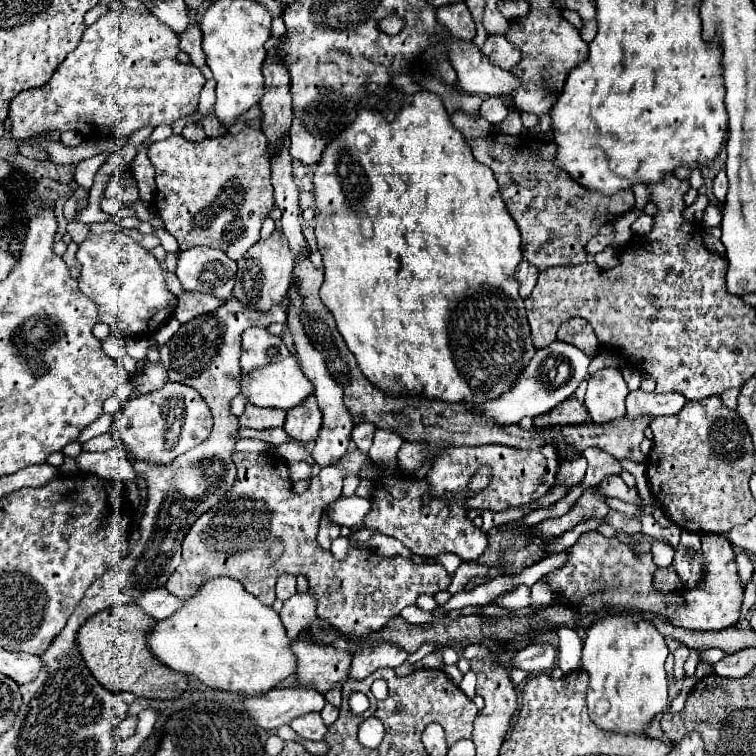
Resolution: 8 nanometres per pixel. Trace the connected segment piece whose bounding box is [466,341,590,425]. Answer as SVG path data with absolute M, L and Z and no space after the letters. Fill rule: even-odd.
M554 341L548 347L542 347L536 351L536 355L532 357L530 365L524 369L522 375L518 375L518 379L514 381L514 385L502 393L502 397L494 399L494 401L484 401L484 403L466 403L466 409L470 409L472 413L480 413L482 417L490 417L492 421L498 421L498 425L516 425L522 417L538 417L544 415L548 411L552 411L558 403L562 403L564 399L568 399L576 387L580 385L580 381L586 379L586 369L588 369L590 357L586 353L582 353L578 347L570 345L570 343L562 343L562 341ZM568 361L570 369L572 369L572 377L568 379L568 383L554 387L554 377L556 377L556 367Z

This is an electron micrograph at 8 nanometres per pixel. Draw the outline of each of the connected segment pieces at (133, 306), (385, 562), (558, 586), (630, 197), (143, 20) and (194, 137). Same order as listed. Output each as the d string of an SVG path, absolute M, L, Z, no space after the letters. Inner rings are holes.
M120 231L90 235L80 243L76 259L82 263L80 291L96 303L98 321L108 323L114 333L124 337L152 335L174 313L176 297L166 289L156 257L130 235Z
M356 449L356 451L346 453L340 459L340 465L336 463L332 467L324 467L310 481L310 491L306 491L304 495L296 495L292 491L292 481L290 481L290 477L286 477L288 467L284 461L278 461L278 455L262 457L258 453L234 453L234 463L238 467L234 487L230 489L230 493L226 493L226 497L222 497L218 507L214 507L214 509L210 509L210 513L204 513L202 517L198 517L198 521L190 527L190 531L182 543L182 563L166 581L166 589L172 595L176 595L180 599L188 599L202 581L216 577L216 575L228 575L228 577L238 579L246 591L250 591L254 597L260 599L260 603L272 605L276 601L274 585L276 585L278 575L280 573L292 573L292 575L302 573L308 579L310 593L318 603L318 617L326 619L336 631L342 633L344 639L358 641L358 639L370 637L372 633L378 633L392 617L398 617L404 607L414 605L416 597L448 591L452 575L440 565L416 565L412 559L382 557L372 549L358 549L358 547L350 547L348 555L344 559L336 559L332 555L332 551L326 551L318 545L316 533L318 533L318 519L320 519L322 511L341 495L342 481L346 477L346 473L360 473L360 469L364 469L366 465L372 463L368 453ZM262 537L270 537L270 541L276 537L284 539L286 549L276 565L272 565L268 561L266 549L262 549Z
M588 531L568 549L566 563L542 577L552 591L556 601L564 601L580 615L594 615L598 611L640 611L664 617L672 625L692 631L722 631L734 627L740 617L744 587L736 573L734 551L730 541L720 535L702 537L704 571L702 579L692 589L658 591L654 587L656 565L652 553L636 549L634 543L624 543L618 537L604 537L598 531Z
M490 133L484 139L470 141L470 145L474 159L494 171L504 205L522 235L522 259L538 271L556 265L584 263L588 239L598 235L602 225L612 223L618 215L634 207L634 193L630 189L616 195L588 191L564 169L556 167L556 143L534 137L520 137L518 141L510 135Z
M108 11L94 25L84 31L80 45L68 53L62 65L56 69L52 79L38 89L18 93L10 103L10 123L14 139L26 141L32 137L44 137L52 131L74 129L84 137L92 133L112 133L112 135L132 135L144 125L174 123L198 109L198 97L206 83L200 69L192 63L178 61L178 35L156 21L148 11Z
M188 123L188 125L184 127L184 137L186 137L188 141L194 141L194 143L206 139L206 135L204 135L204 131L202 131L202 127L200 127L198 123Z

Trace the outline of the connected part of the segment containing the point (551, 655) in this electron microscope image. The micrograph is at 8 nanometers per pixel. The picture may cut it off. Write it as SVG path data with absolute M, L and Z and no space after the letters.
M536 643L520 649L512 657L512 667L524 669L528 673L540 673L554 667L556 649L550 643Z

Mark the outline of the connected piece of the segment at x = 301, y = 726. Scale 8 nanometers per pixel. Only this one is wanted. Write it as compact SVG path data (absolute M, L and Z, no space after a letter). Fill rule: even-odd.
M308 713L304 717L298 717L290 723L290 727L304 739L310 741L322 741L324 733L326 733L326 725L320 717L320 713Z

